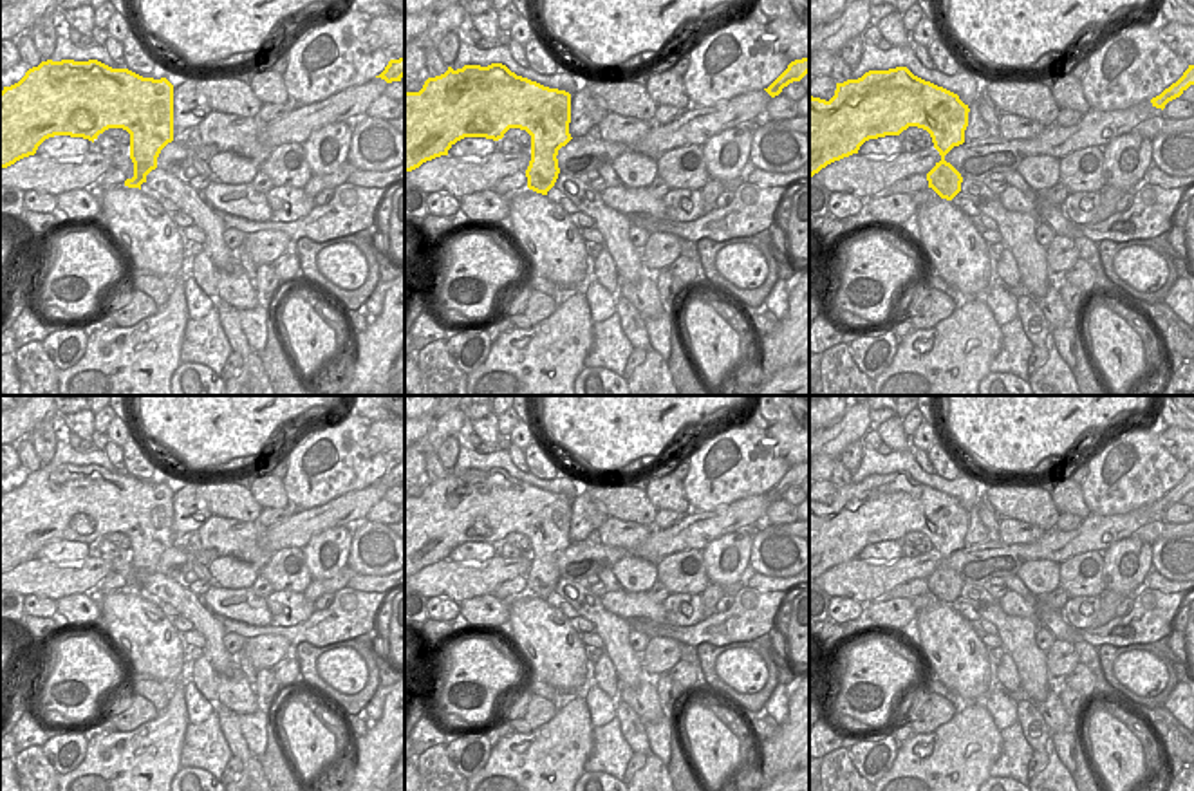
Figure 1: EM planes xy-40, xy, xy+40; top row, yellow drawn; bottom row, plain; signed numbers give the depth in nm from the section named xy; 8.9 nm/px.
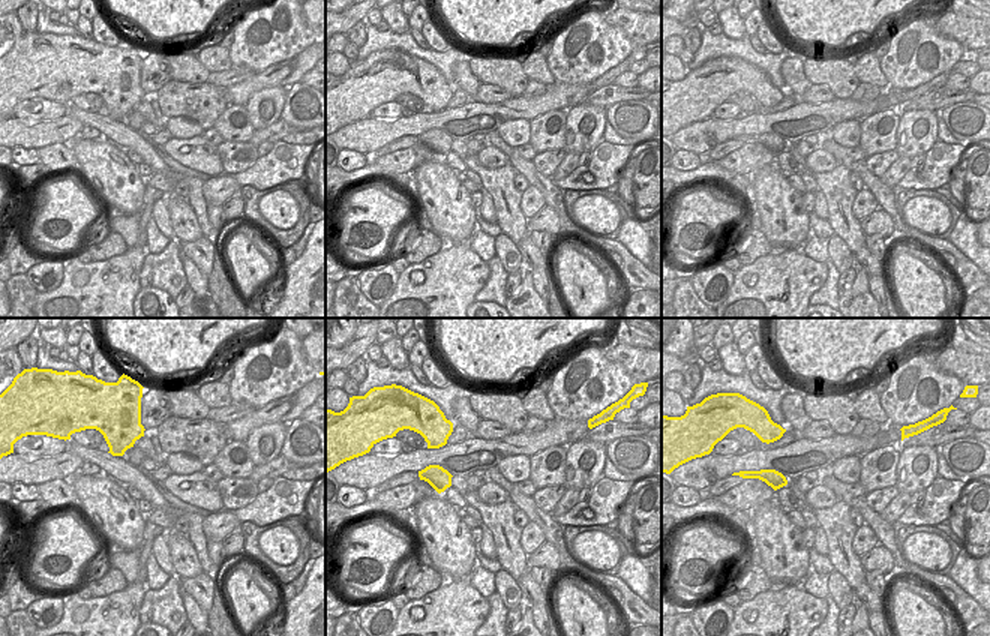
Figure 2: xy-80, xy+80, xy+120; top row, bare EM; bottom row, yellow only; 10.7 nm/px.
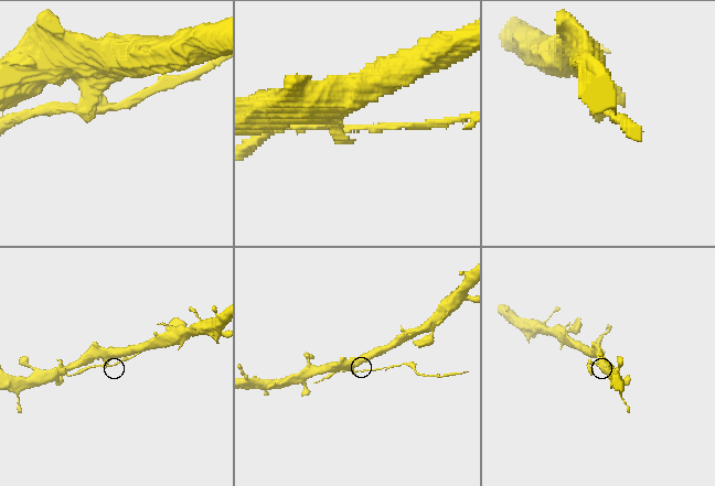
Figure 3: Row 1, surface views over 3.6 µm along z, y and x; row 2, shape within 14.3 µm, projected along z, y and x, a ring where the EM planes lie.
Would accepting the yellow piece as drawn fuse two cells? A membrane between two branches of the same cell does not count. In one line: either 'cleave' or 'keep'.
cleave

